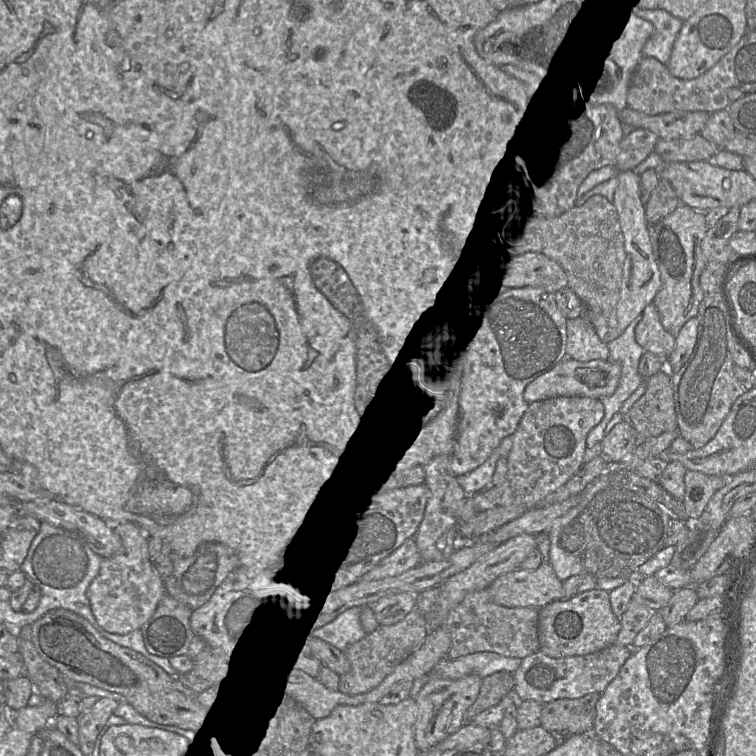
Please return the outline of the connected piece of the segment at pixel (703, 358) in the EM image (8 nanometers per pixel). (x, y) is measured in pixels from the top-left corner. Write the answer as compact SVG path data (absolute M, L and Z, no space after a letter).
M707 262L700 275L703 298L697 314L699 325L696 344L686 363L677 372L671 373L677 430L693 448L704 446L715 436L735 400L746 391L734 375L732 353L735 343L719 292L723 264Z

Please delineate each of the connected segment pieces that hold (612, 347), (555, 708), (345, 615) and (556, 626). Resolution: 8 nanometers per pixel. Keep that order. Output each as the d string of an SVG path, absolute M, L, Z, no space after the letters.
M638 315L613 341L607 343L611 362L621 366L621 377L616 391L611 396L599 398L604 405L603 419L587 435L586 445L592 447L601 443L605 436L604 429L613 415L620 411L623 402L647 379L643 379L638 371L638 365L645 350L635 339L635 328L642 319Z
M593 692L581 698L560 698L543 704L540 725L551 733L557 744L573 734L592 733L596 703L601 695Z
M356 606L342 612L314 629L310 636L324 640L344 652L348 646L367 635L360 622L360 614L364 607L366 606Z
M595 588L570 599L555 600L539 609L539 650L552 658L598 652L616 642L621 621L612 611L609 592Z

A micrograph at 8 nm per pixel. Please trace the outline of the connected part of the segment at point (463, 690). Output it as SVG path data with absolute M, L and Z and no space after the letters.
M477 674L459 679L431 677L426 682L416 696L417 716L414 724L414 738L419 752L429 750L463 726L466 722L465 713L477 699L481 684L482 678Z

